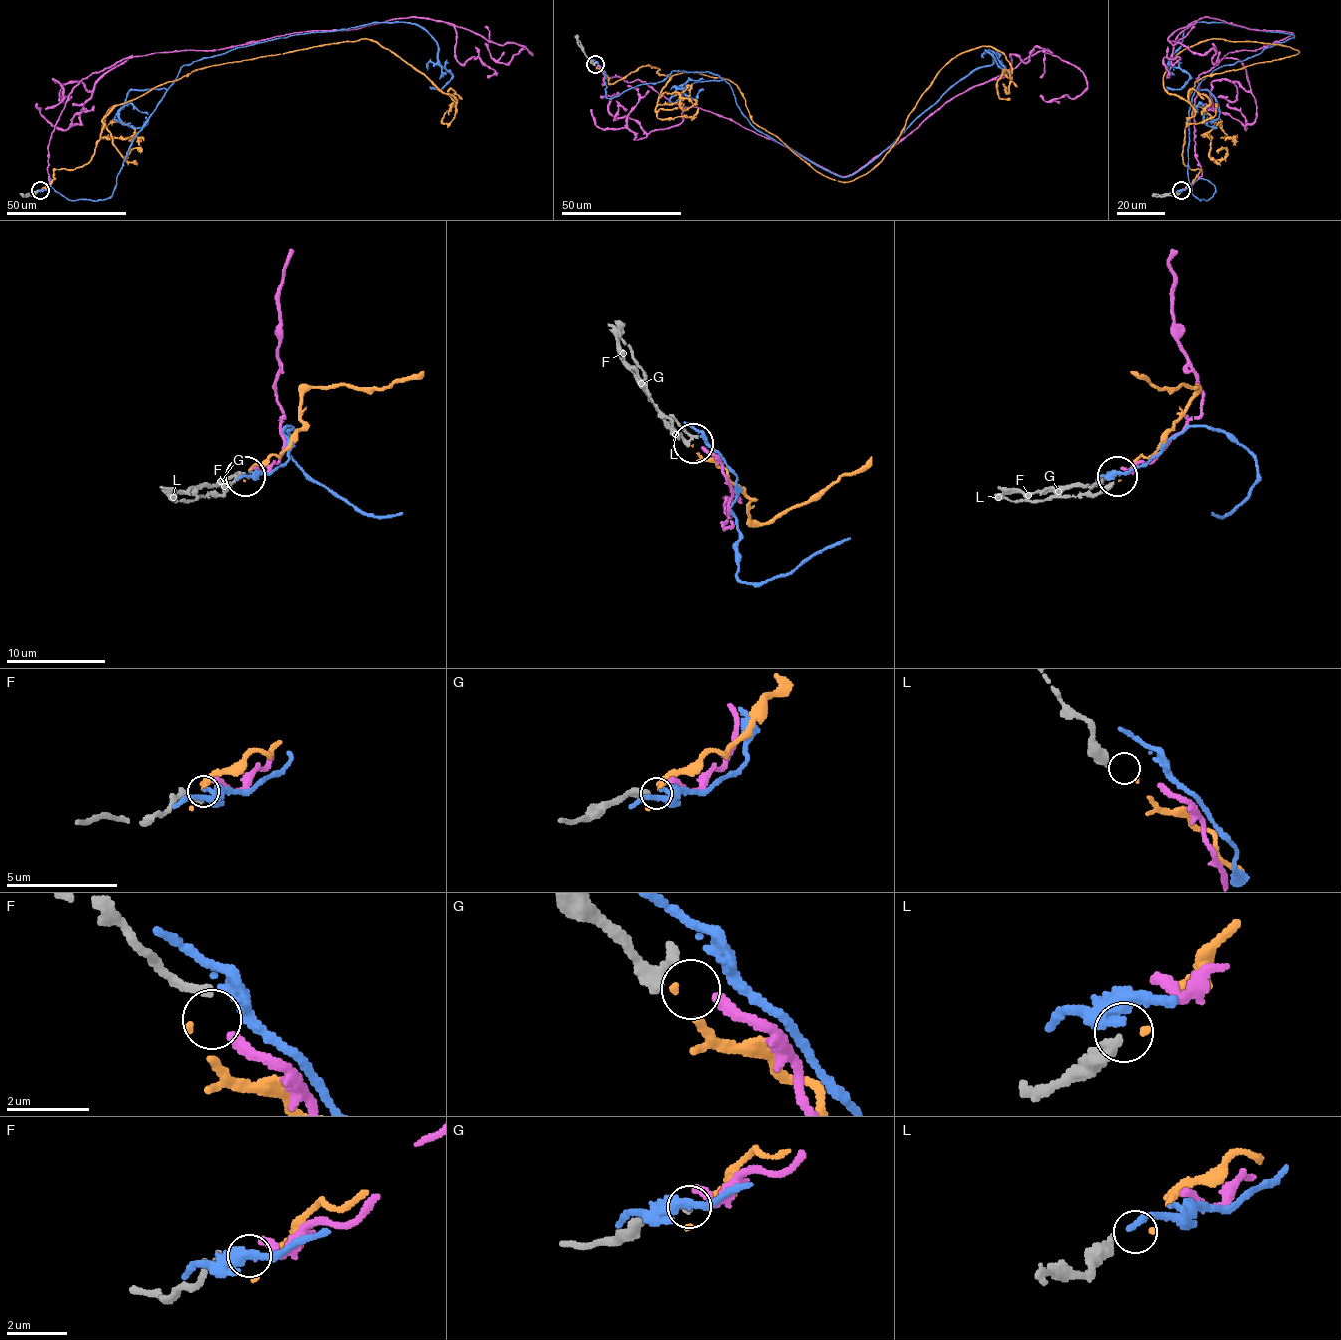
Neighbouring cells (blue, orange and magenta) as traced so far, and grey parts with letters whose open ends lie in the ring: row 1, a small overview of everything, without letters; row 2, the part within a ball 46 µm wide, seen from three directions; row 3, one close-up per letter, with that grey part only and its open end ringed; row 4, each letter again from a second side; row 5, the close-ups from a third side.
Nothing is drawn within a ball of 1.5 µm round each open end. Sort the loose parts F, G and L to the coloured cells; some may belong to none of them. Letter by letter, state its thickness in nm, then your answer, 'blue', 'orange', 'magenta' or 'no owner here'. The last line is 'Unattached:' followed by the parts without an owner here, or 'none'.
F: 200 nm | magenta
G: 400 nm | no owner here
L: 360 nm | orange
Unattached: G

